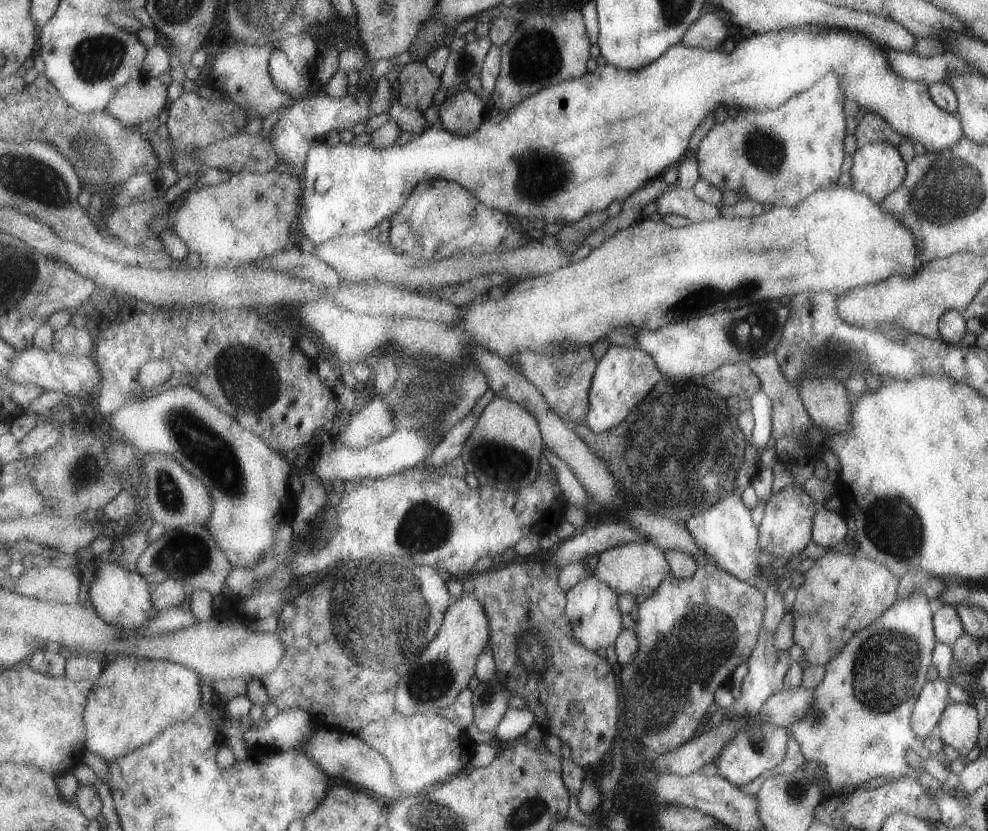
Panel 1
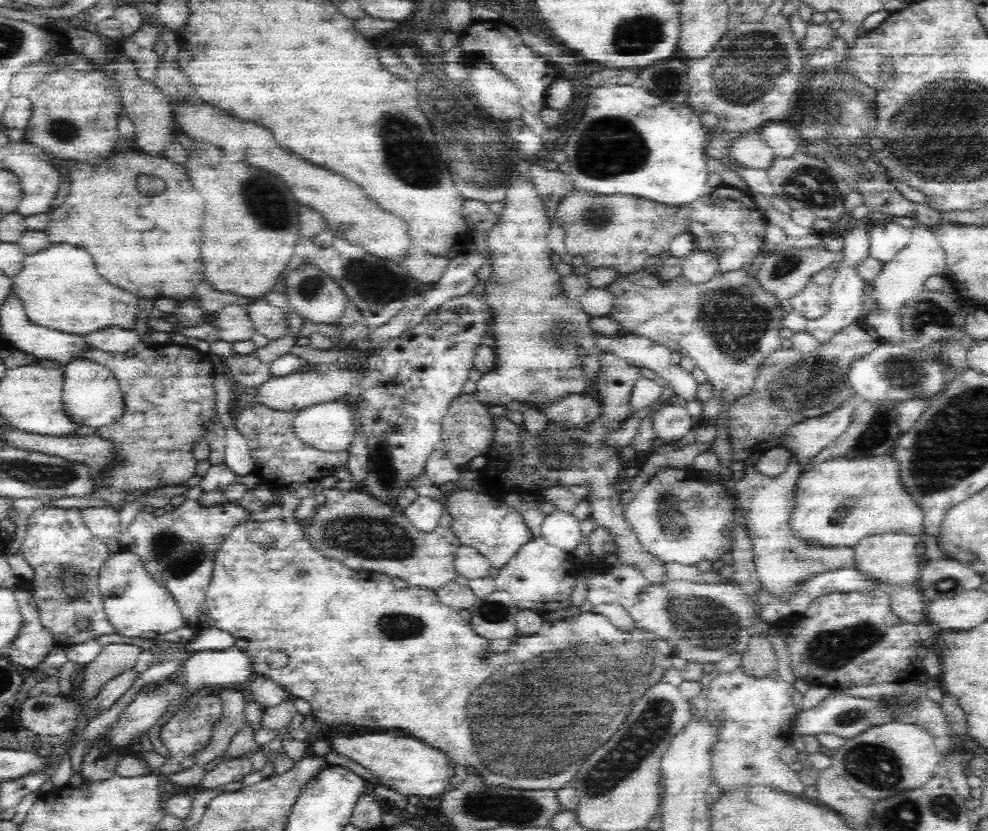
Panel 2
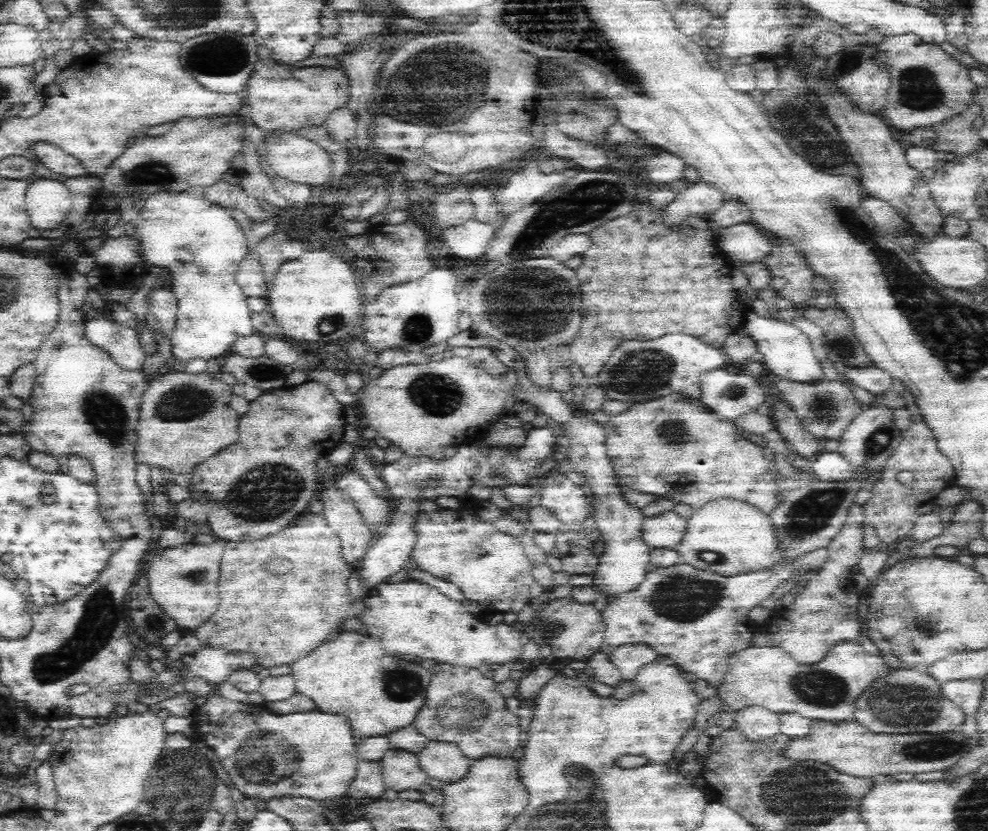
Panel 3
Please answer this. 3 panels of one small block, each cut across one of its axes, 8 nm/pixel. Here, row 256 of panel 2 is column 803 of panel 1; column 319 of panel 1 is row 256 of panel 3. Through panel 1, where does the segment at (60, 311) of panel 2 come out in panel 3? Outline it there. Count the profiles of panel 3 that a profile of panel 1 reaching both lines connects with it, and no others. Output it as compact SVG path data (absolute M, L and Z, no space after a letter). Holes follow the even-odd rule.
M156 192L144 200L134 226L136 226L136 238L140 240L142 246L144 262L148 266L160 266L170 274L166 286L170 286L178 298L178 322L168 336L172 342L172 366L184 368L194 358L204 358L204 360L218 358L222 362L222 358L230 354L232 344L238 338L254 334L248 296L236 284L236 272L240 262L246 258L248 240L238 220L232 218L232 208L224 208L220 204L210 202L206 196L198 198L188 192ZM186 254L192 258L182 262L178 256L186 256Z

